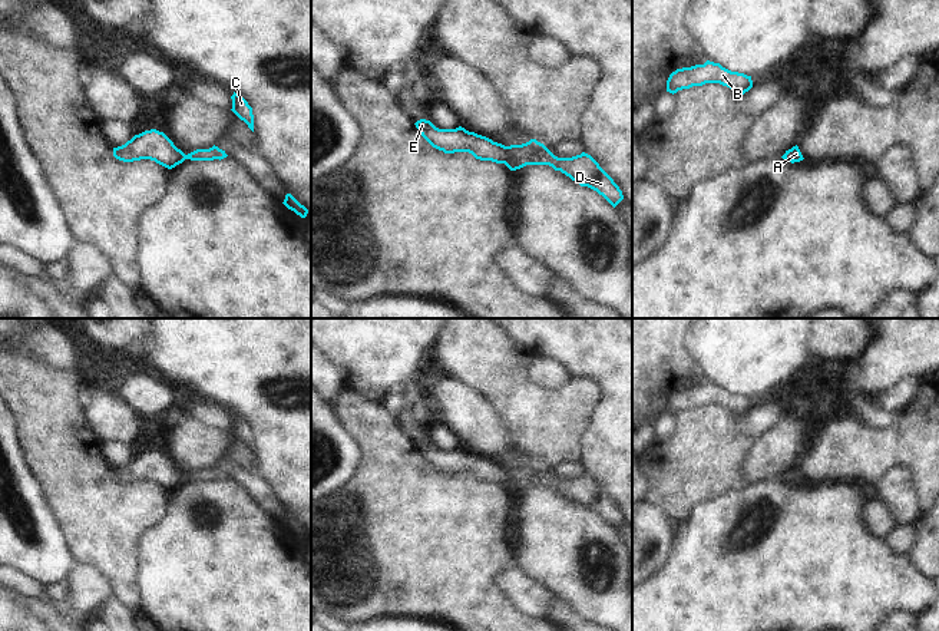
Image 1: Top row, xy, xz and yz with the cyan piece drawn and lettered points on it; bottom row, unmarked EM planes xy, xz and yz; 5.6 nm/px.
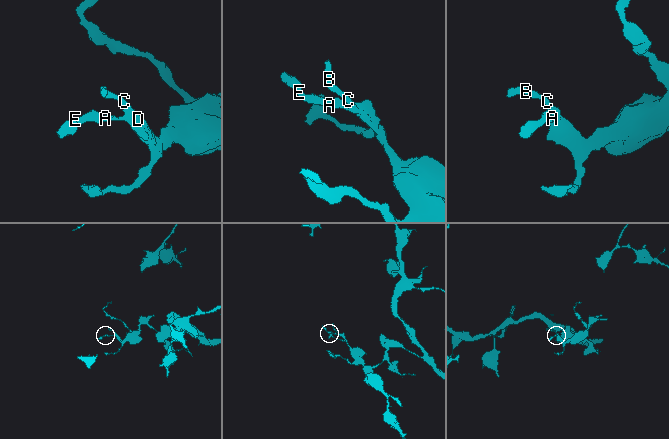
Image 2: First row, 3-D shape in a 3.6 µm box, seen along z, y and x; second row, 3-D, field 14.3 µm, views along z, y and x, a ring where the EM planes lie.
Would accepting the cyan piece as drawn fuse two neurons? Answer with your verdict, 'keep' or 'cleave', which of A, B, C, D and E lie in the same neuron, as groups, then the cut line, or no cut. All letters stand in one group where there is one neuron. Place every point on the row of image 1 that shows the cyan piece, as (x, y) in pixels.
keep; groups A B C D E; cut none

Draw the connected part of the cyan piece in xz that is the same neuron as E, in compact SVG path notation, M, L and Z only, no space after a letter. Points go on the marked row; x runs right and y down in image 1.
M420 119L414 125L433 148L444 153L469 152L480 161L505 163L510 171L526 165L549 165L581 186L596 191L614 208L624 199L622 191L614 179L585 152L572 158L558 158L536 139L522 145L505 146L486 136L469 132L462 126L439 129L426 119Z

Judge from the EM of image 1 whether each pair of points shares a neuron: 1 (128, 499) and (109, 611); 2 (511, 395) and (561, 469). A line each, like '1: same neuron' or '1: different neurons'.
1: different neurons
2: different neurons

